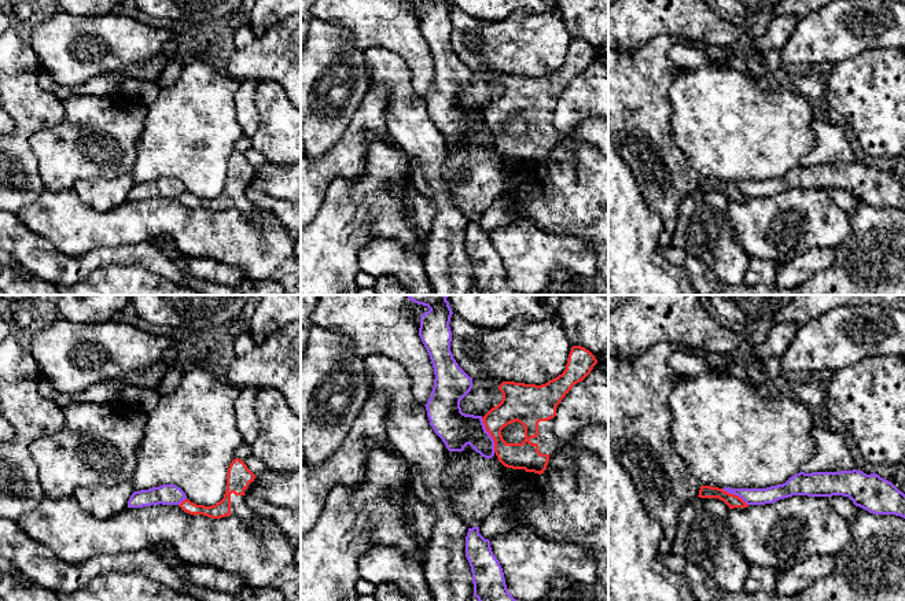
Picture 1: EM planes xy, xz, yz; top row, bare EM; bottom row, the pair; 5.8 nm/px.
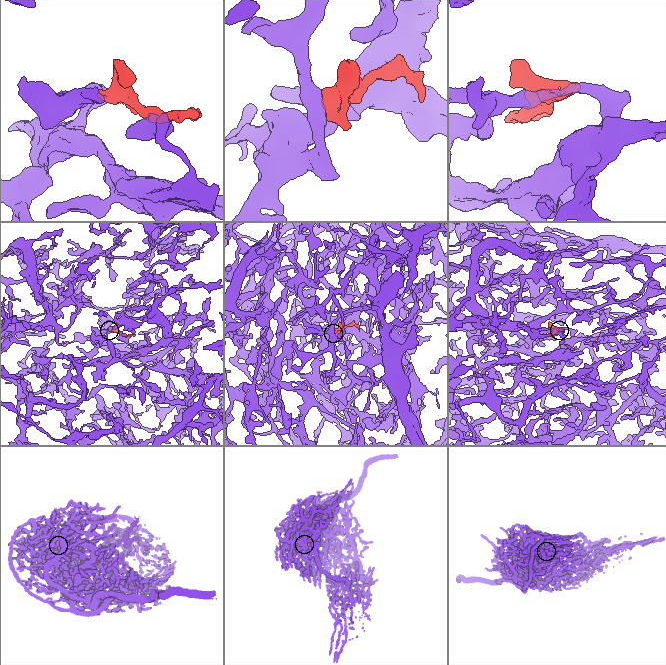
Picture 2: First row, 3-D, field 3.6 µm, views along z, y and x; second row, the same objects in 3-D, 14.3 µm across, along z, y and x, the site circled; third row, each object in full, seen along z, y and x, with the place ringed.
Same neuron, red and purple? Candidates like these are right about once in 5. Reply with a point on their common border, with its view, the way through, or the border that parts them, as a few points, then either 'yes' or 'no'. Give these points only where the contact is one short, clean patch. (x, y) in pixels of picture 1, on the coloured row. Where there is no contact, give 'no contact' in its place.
meets red in xz at (490, 435); border along xz (481, 417), (485, 430), (493, 441), (495, 452); no

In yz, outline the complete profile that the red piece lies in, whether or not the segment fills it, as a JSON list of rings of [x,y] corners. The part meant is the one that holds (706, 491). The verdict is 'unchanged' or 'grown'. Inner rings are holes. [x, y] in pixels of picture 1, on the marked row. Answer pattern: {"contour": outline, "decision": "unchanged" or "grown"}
{"contour": [[[702,486],[698,497],[718,498],[718,499],[724,501],[729,506],[729,509],[748,506],[740,497],[737,497],[735,494],[729,494],[729,493],[724,491],[722,488],[711,487],[711,486]]], "decision": "unchanged"}

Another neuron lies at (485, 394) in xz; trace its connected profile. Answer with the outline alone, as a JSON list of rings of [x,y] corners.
[[[486,373],[472,379],[471,391],[460,401],[461,412],[483,417],[492,408],[501,402],[503,394],[499,390],[501,383],[501,380]]]

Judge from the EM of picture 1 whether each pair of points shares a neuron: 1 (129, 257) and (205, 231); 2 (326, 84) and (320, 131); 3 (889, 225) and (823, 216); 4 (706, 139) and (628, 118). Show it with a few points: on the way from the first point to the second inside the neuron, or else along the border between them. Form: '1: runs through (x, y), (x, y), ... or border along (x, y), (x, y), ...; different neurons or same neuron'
1: border along (153, 243), (125, 243), (121, 247); different neurons
2: runs through (320, 95), (320, 120); same neuron
3: border along (849, 214), (849, 232), (835, 249); different neurons
4: border along (669, 98), (670, 137), (685, 158); different neurons

